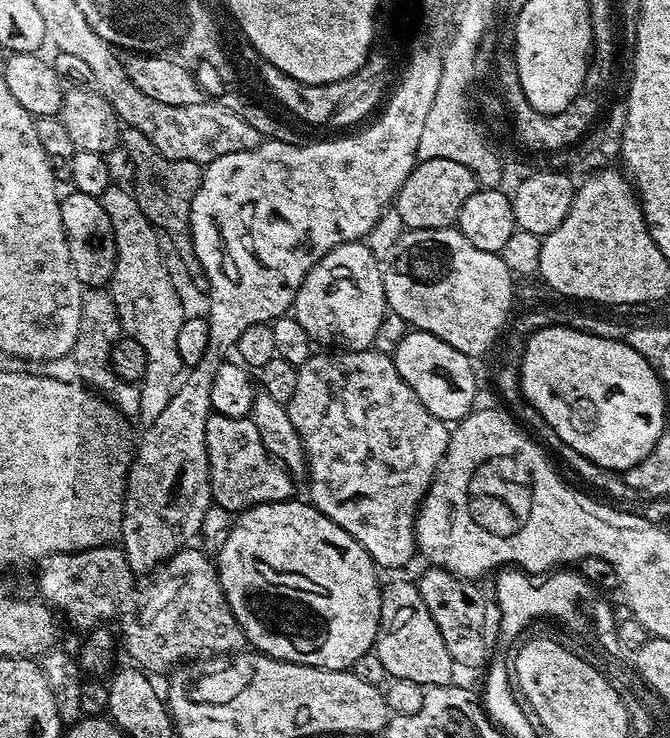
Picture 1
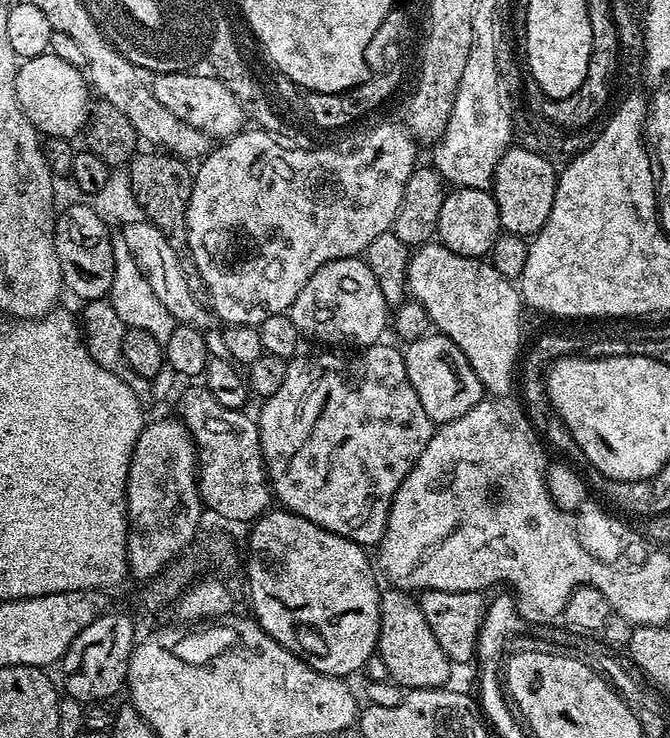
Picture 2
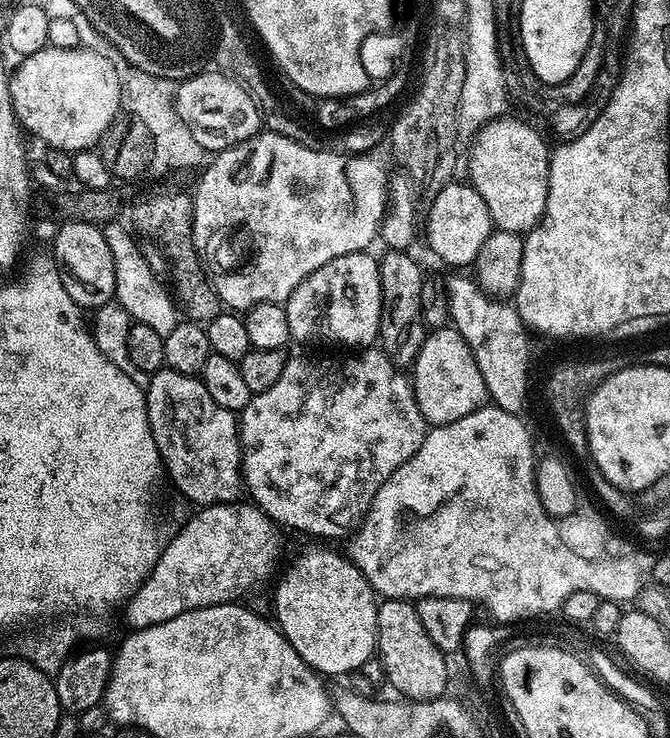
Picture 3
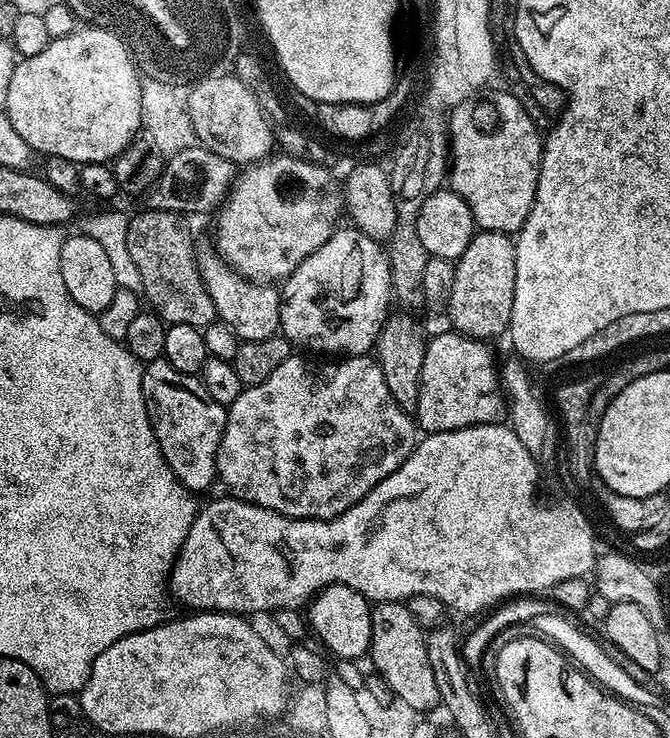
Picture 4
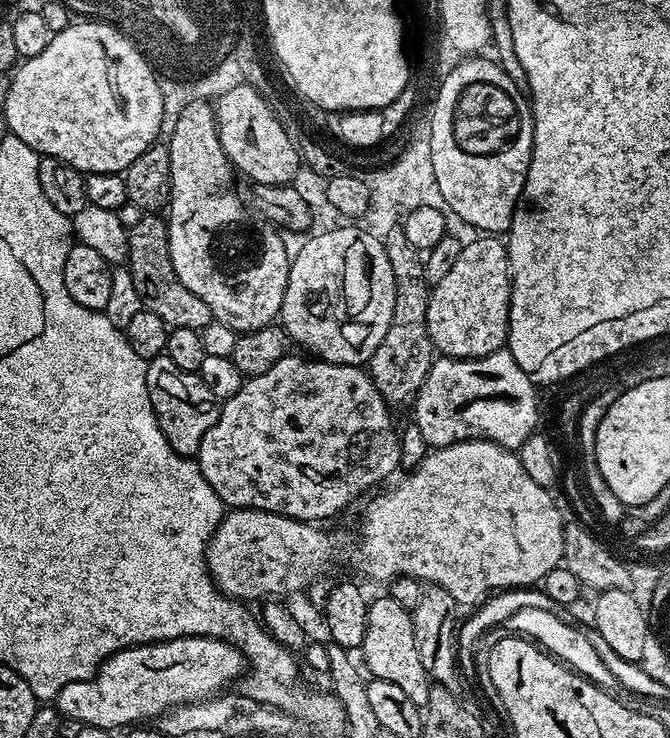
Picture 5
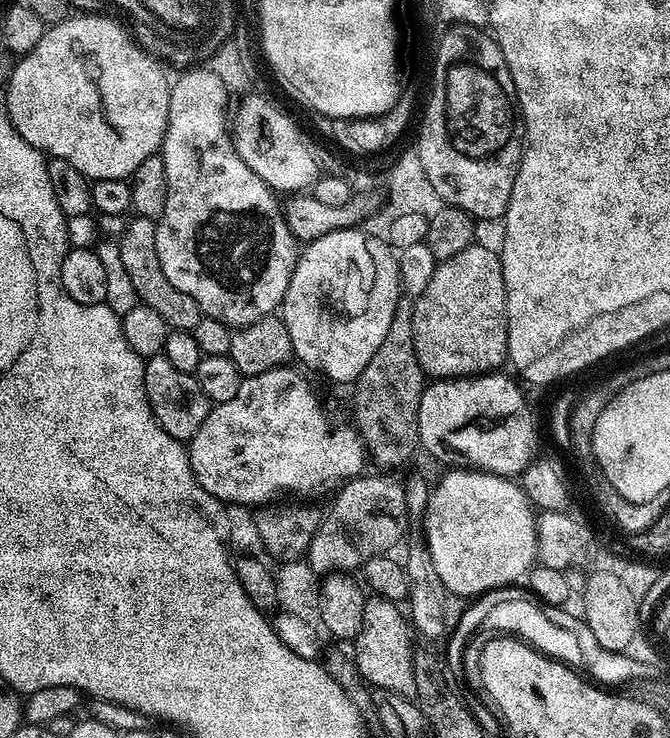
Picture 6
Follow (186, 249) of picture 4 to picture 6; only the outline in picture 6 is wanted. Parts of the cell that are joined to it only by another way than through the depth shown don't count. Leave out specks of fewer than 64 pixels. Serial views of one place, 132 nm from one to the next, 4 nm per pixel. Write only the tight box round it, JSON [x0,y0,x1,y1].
[118,215,202,332]

